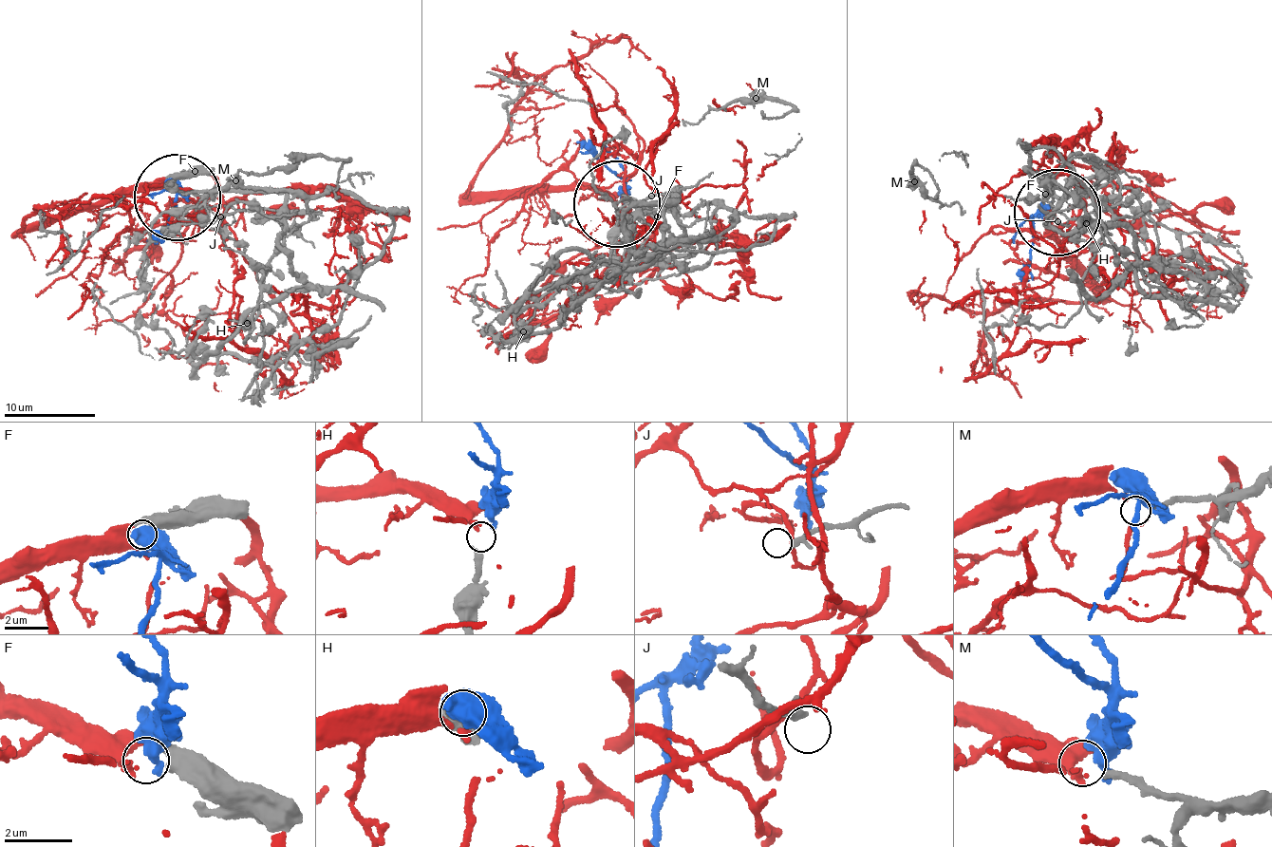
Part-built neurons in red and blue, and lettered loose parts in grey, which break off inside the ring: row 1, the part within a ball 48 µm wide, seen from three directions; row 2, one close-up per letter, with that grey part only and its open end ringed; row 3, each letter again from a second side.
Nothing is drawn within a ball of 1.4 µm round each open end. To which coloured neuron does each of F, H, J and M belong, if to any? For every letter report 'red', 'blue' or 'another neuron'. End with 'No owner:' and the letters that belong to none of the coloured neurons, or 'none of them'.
F: red
H: blue
J: another neuron
M: another neuron
No owner: J, M

